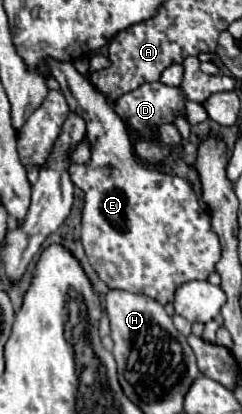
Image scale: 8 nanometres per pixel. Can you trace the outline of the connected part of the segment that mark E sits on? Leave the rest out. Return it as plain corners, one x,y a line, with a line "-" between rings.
48,60
46,66
50,74
58,80
70,110
80,114
88,126
88,142
90,142
92,156
86,164
72,164
70,178
74,186
78,186
84,192
82,244
100,280
106,282
108,288
118,288
132,294
144,294
160,302
162,306
172,302
176,290
184,282
208,280
208,276
216,272
216,264
220,260
222,250
220,250
218,236
210,226
210,214
202,208
192,184
172,174
146,170
134,160
126,124
112,110
112,104
100,92
96,92
94,86
82,74
76,72
72,62

